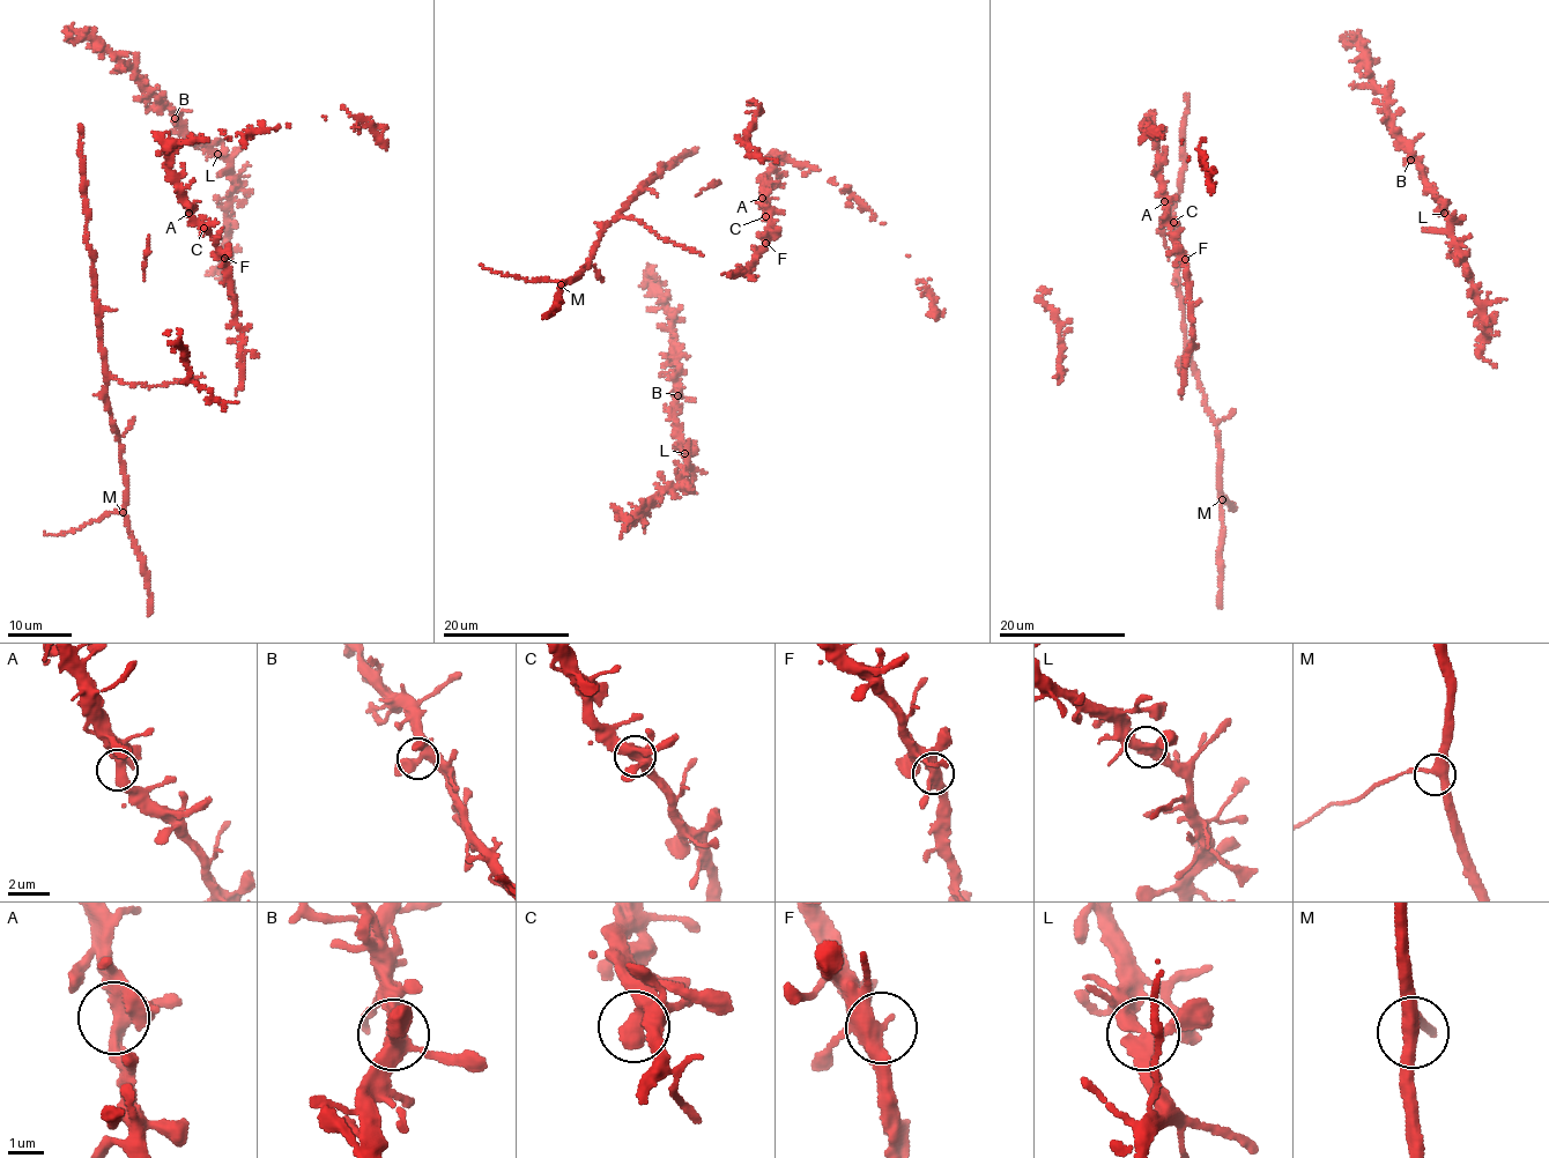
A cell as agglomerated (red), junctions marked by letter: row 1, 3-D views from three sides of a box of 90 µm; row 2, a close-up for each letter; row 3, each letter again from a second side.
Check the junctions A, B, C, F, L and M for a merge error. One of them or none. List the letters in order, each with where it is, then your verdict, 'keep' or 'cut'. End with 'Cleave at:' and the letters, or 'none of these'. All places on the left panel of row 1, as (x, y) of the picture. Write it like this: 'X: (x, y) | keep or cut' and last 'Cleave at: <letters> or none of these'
A: (189, 213) | keep
B: (175, 118) | keep
C: (204, 228) | keep
F: (224, 258) | keep
L: (217, 154) | keep
M: (123, 512) | keep
Cleave at: none of these

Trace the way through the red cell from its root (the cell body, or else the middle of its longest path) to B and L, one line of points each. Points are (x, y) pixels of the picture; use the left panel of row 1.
B: (66, 39), (71, 35), (82, 34), (103, 46), (132, 69), (136, 82), (156, 95), (175, 118)
L: (66, 39), (71, 35), (82, 34), (103, 46), (132, 69), (136, 82), (171, 112), (176, 125), (219, 154)

